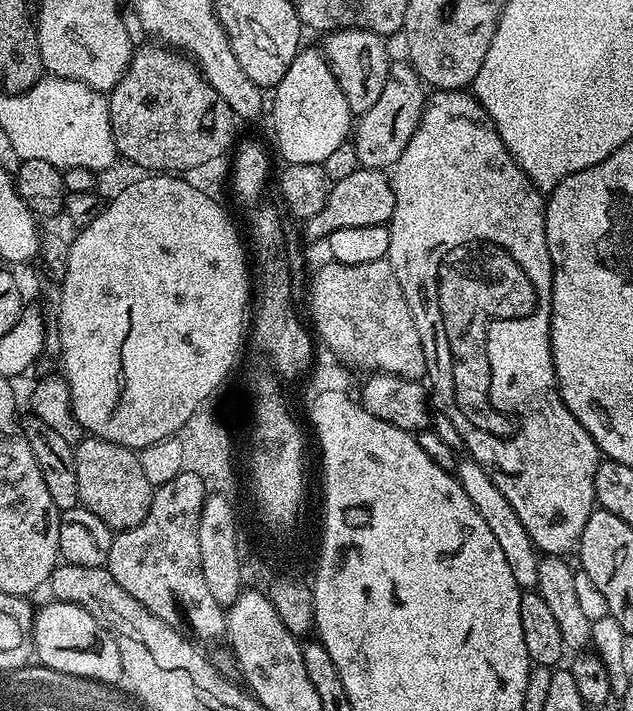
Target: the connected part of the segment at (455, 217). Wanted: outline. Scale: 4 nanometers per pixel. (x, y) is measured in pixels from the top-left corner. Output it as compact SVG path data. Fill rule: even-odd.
M436 90L431 93L430 99L425 103L424 116L420 119L418 130L414 130L414 138L410 138L406 150L402 150L402 158L398 158L398 162L390 169L390 179L394 190L394 214L387 223L390 250L386 259L390 266L394 266L398 286L402 286L402 294L410 306L414 326L418 326L422 350L426 354L426 380L430 385L431 399L435 407L454 422L463 440L463 447L468 450L467 455L479 462L490 474L494 486L498 486L498 490L506 494L506 502L510 502L510 506L514 506L514 514L522 518L522 526L526 526L536 548L550 556L564 556L571 548L573 551L579 545L582 526L586 526L586 518L590 518L592 509L597 507L594 478L598 449L586 426L582 426L582 422L578 422L578 418L570 414L556 387L556 371L550 342L554 269L546 242L545 193L534 187L532 179L520 169L518 162L502 142L490 114L468 90Z

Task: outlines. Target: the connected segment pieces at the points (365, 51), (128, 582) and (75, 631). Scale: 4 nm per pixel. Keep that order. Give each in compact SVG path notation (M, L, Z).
M339 28L336 32L329 32L323 37L322 51L328 59L330 70L342 86L342 94L346 94L346 102L350 106L353 117L359 118L378 102L382 95L382 86L386 86L390 55L384 49L385 41L373 32L361 28Z
M186 471L155 488L146 518L138 526L113 535L106 565L114 582L130 598L142 602L162 622L176 626L181 620L197 641L221 639L226 632L225 609L211 596L206 578L202 578L202 558L198 554L198 518L209 494L202 478Z
M49 599L35 609L32 621L32 647L34 656L41 665L65 672L68 675L81 676L82 679L116 686L121 683L124 671L122 658L114 638L82 606Z

